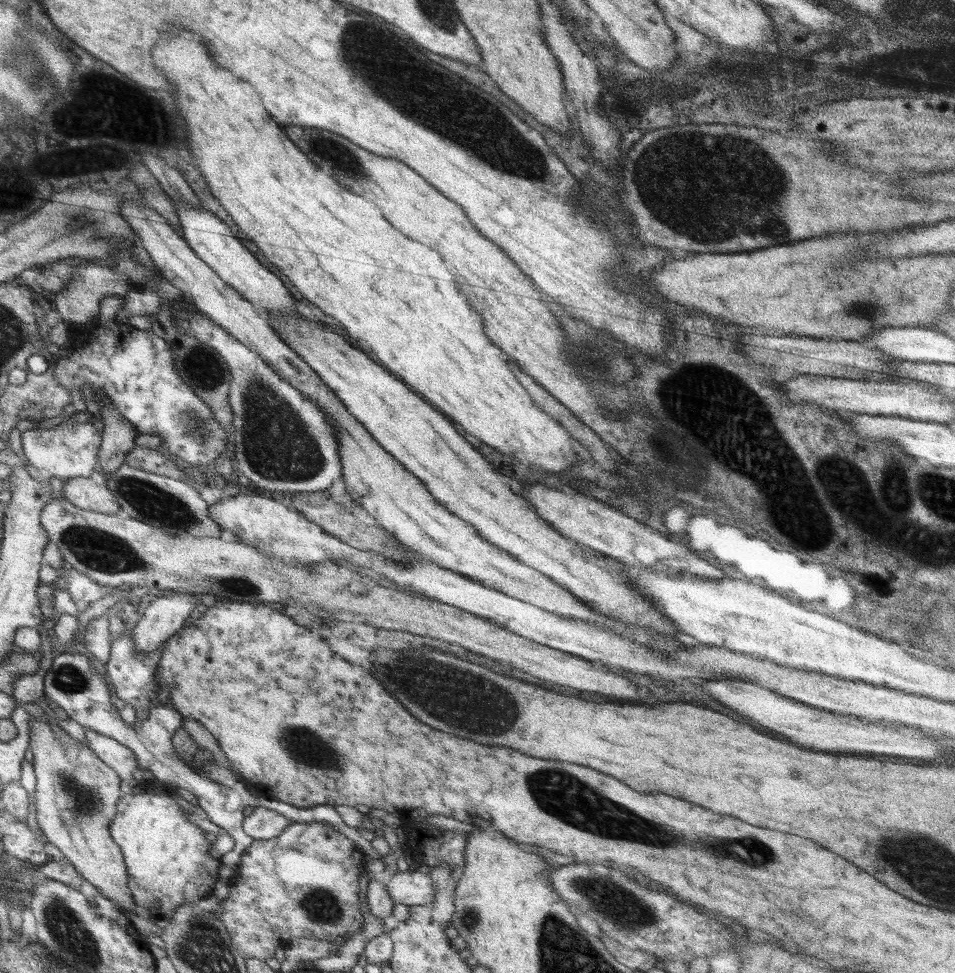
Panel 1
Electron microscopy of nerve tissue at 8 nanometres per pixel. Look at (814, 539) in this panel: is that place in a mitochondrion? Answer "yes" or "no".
no

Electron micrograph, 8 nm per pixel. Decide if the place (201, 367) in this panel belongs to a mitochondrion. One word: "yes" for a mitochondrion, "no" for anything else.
yes

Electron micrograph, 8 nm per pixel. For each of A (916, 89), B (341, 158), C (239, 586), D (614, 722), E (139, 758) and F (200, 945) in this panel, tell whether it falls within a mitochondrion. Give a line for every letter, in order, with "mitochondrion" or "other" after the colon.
A: other
B: mitochondrion
C: mitochondrion
D: other
E: other
F: mitochondrion

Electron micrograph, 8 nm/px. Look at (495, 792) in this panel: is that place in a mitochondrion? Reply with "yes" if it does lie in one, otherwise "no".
no

